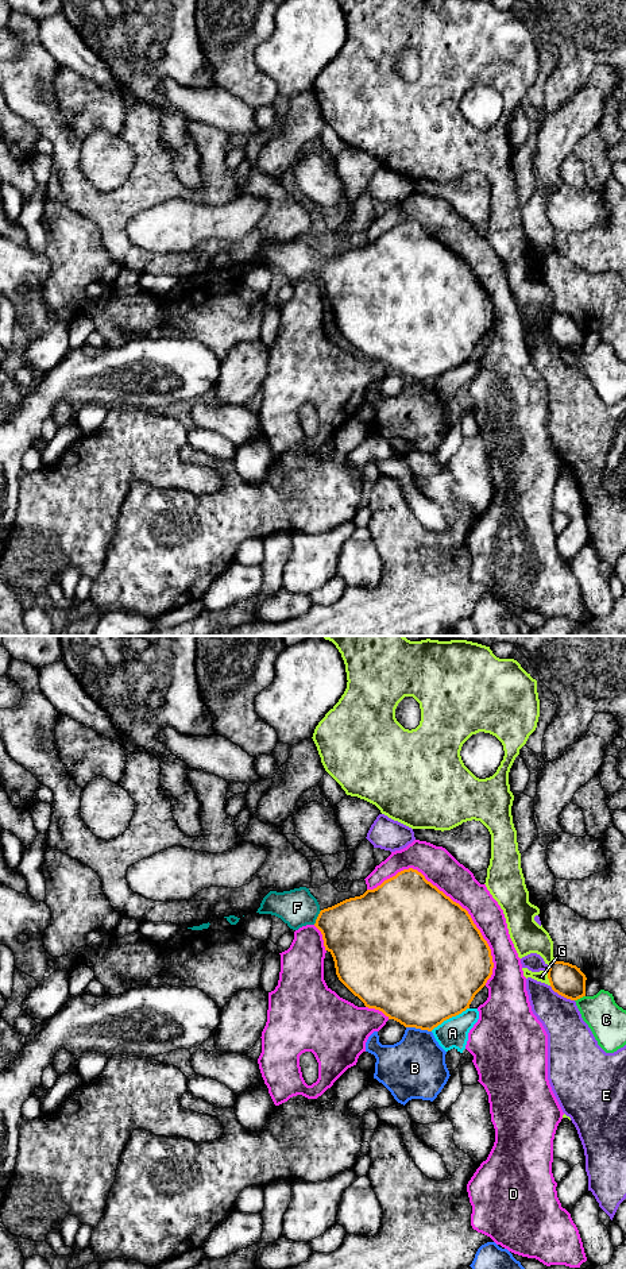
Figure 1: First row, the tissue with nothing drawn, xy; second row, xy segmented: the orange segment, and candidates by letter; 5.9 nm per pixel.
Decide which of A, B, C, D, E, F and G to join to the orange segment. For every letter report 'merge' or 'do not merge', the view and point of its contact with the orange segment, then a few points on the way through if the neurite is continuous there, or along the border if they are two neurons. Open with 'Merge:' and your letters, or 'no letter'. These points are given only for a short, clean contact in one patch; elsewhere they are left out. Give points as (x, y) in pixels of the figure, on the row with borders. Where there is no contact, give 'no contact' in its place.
Merge: F
A: do not merge | xy (449, 1017)
B: do not merge | xy (418, 1028)
C: do not merge | xy (579, 998)
D: do not merge | xy (452, 901)
E: do not merge | xy (561, 995)
F: merge | xy (317, 917) | across xy (356, 932), (317, 917), (297, 907)
G: do not merge | xy (548, 978)

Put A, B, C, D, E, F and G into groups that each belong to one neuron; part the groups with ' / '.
A / B / C / D / E / F / G

